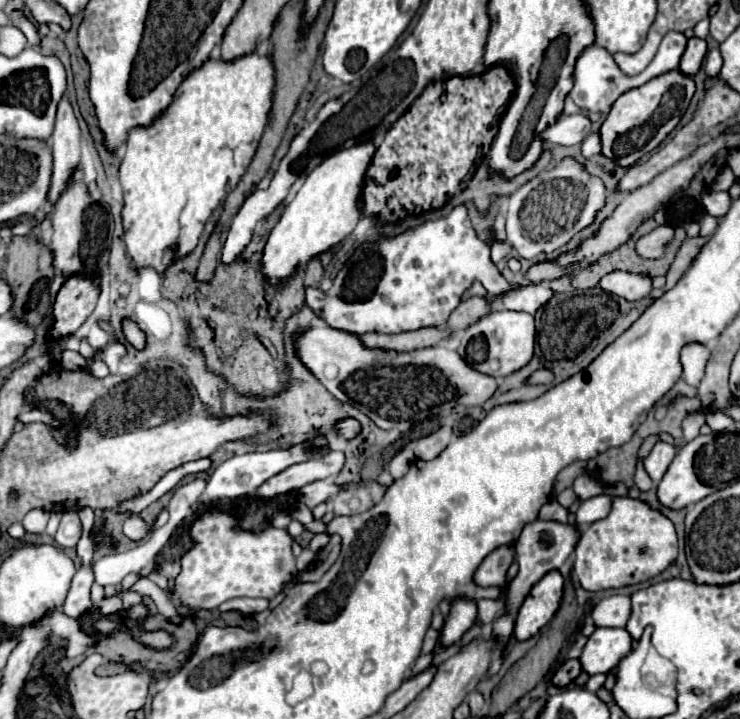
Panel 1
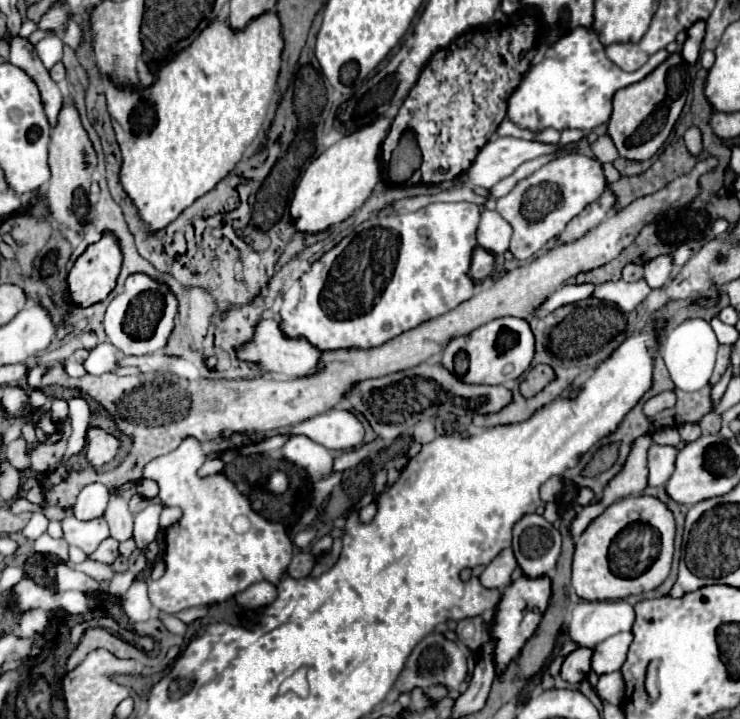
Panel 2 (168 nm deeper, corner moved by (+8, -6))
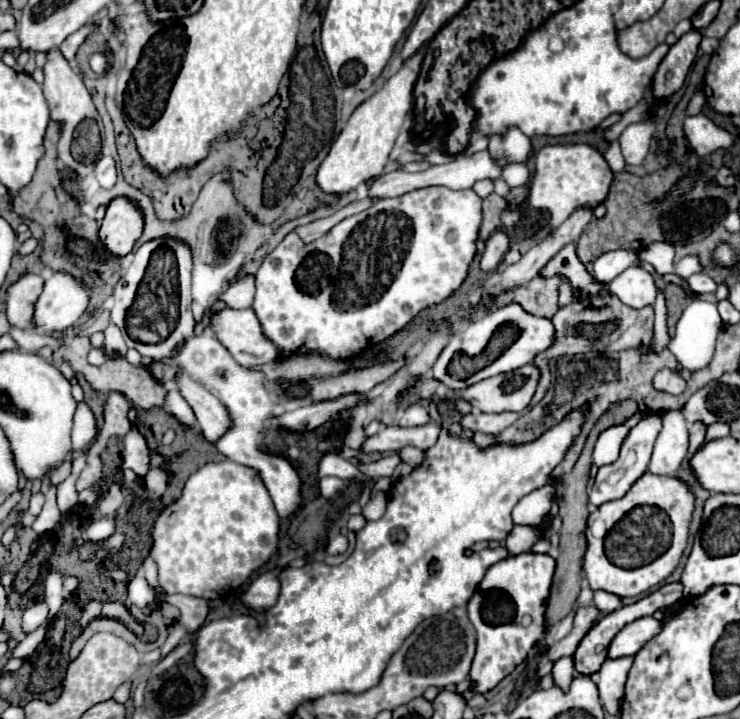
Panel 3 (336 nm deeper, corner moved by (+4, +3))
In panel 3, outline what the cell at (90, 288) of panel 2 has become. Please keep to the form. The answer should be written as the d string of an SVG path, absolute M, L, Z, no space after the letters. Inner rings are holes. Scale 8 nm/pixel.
M115 197L107 205L107 215L99 229L105 249L117 257L125 257L143 233L143 211L129 197Z

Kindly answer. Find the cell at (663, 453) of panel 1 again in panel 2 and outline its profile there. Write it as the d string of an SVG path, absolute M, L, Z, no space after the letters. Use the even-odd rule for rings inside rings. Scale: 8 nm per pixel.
M653 444L647 452L647 468L649 468L649 486L665 486L675 468L677 450L673 446L657 446Z

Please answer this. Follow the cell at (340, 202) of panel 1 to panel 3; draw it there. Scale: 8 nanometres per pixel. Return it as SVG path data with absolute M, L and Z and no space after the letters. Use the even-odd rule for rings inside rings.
M419 49L413 57L409 57L401 69L387 79L387 83L365 103L361 103L353 115L349 117L345 129L333 143L329 155L323 159L319 173L317 173L317 183L323 191L327 193L347 193L355 189L361 181L369 181L377 175L383 173L385 163L389 161L391 149L395 145L395 139L399 131L403 129L407 115L411 113L415 105L413 97L413 87L415 81L421 73L421 63L423 63L423 49Z

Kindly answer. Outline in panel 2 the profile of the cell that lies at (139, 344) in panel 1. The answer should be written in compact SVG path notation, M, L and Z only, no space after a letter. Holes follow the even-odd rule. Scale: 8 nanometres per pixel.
M133 274L125 282L123 294L115 296L105 314L105 334L113 346L127 356L145 356L161 350L173 330L177 300L165 284L157 284L145 274Z

